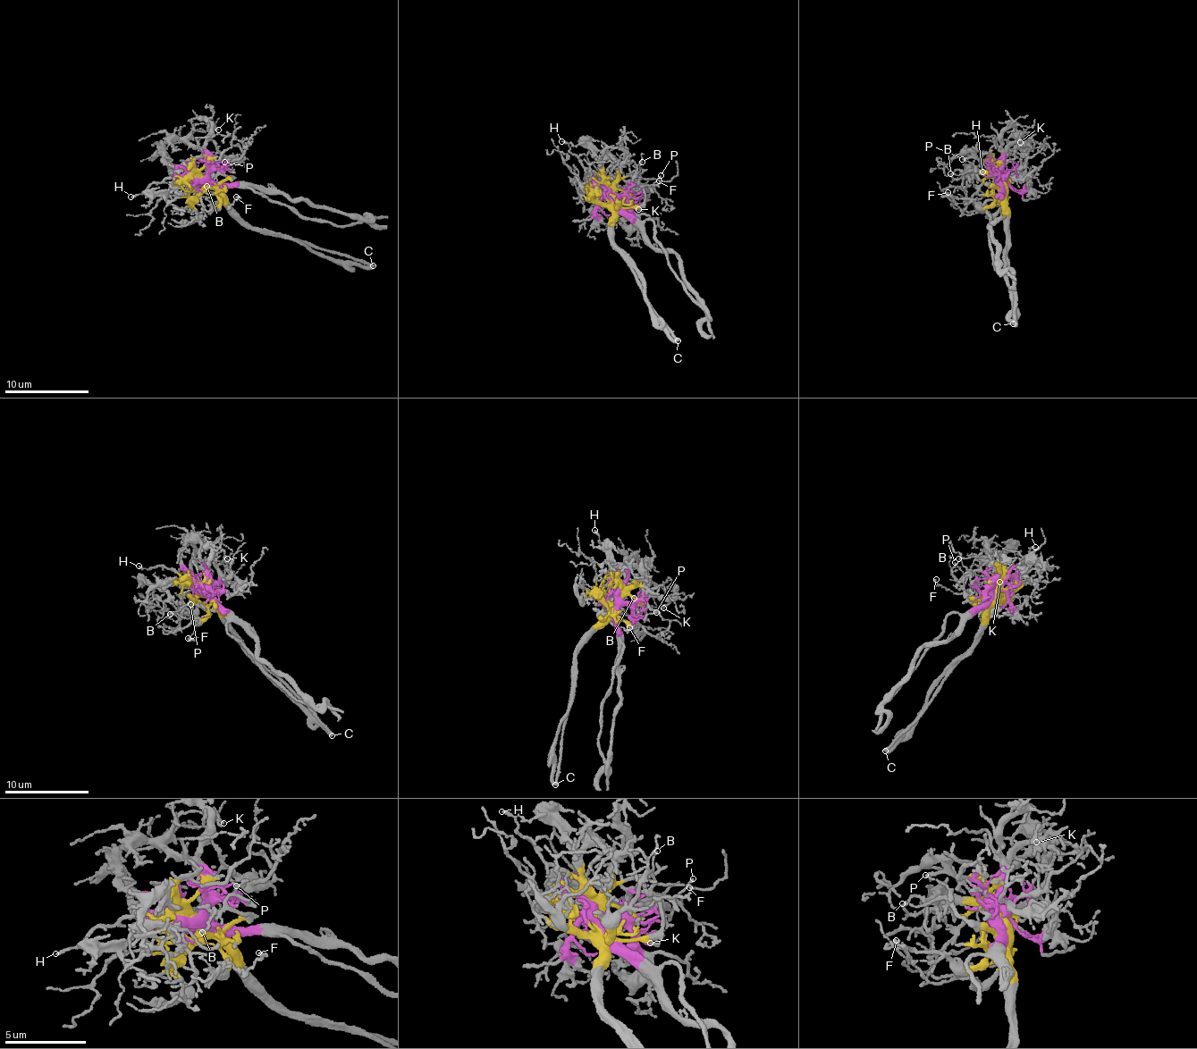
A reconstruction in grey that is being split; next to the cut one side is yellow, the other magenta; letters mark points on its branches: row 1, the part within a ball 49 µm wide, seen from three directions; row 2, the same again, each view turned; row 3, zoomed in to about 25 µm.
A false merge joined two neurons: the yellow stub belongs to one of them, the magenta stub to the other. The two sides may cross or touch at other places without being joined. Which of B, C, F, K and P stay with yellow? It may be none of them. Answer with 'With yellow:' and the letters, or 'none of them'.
With yellow: B, C, F, P

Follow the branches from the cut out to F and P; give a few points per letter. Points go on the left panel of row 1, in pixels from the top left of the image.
F: (205, 181), (215, 190), (219, 205), (219, 203), (230, 206), (238, 199), (235, 196)
P: (205, 181), (217, 187), (229, 180), (219, 171), (224, 162)

